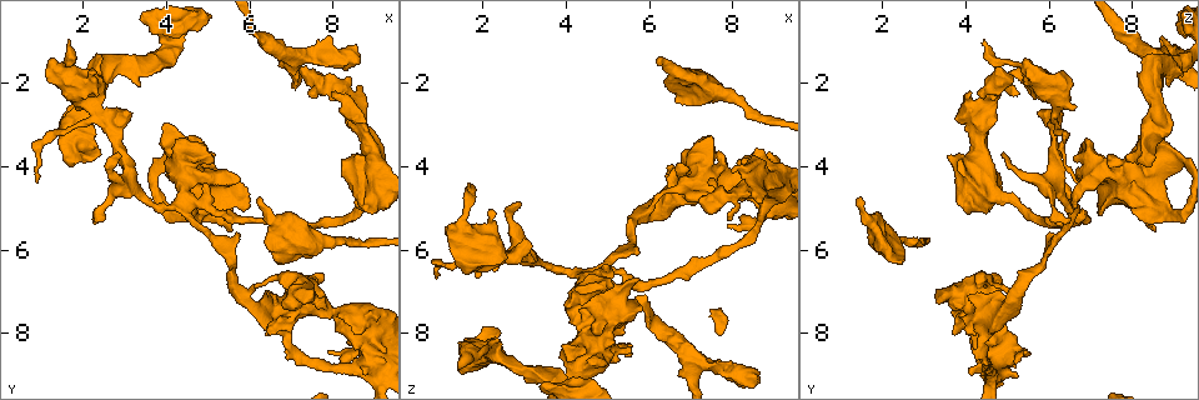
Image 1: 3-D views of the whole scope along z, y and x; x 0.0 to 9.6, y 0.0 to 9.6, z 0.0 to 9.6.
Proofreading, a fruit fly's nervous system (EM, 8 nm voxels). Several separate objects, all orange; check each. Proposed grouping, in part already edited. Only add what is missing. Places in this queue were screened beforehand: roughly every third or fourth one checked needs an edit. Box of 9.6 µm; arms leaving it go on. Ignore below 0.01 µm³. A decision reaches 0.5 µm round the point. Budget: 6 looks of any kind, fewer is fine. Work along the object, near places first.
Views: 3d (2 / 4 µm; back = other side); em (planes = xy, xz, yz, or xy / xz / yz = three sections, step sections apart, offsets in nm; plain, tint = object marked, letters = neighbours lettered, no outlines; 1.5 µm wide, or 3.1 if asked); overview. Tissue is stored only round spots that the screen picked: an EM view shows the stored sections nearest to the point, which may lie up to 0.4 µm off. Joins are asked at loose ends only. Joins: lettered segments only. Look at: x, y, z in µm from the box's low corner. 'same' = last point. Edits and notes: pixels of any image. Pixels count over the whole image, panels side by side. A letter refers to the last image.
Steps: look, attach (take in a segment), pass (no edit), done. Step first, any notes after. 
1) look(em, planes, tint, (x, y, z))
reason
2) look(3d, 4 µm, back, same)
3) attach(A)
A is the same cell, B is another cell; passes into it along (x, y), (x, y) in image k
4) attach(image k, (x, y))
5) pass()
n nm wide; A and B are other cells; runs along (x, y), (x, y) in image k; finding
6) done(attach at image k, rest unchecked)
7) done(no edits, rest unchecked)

look(em, yz, step 8, tint, (8.65, 2.75, 3.80))
branch stops here

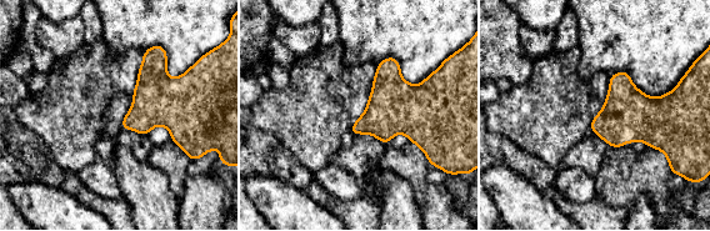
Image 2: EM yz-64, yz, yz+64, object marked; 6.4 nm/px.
look(em, planes, letters, same)

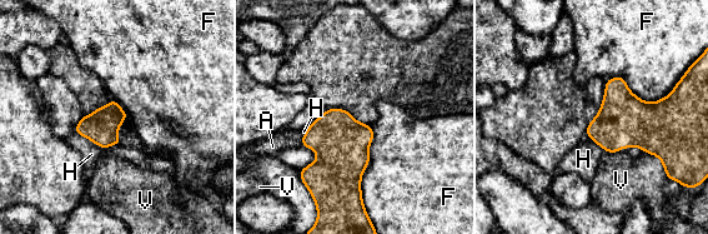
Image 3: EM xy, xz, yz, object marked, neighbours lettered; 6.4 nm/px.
pass()
A, F, H and V are other cells; border along (371, 125), (361, 202) in image 3; none of them fits

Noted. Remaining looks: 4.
look(em, yz, step 4, tint, (6.15, 4.75, 1.40))
free end

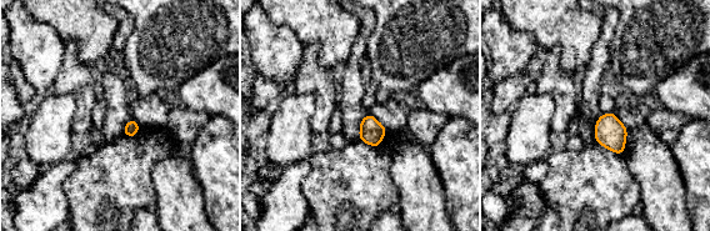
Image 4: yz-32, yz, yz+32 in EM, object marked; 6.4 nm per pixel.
look(em, planes, letters, same)
cut it another way

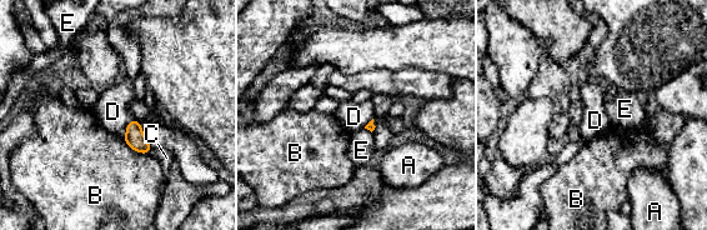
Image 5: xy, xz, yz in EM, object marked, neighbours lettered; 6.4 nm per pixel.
pass()
A, B, C, D and E are other cells; border along (133, 118), (126, 126), (124, 139) in image 5; none of them fits

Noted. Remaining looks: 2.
look(em, xz, step 8, letters, (2.45, 3.65, 8.05))
long arm stops here

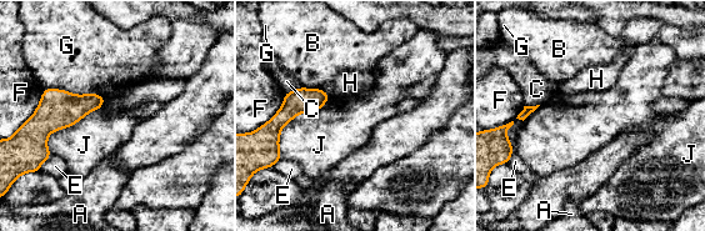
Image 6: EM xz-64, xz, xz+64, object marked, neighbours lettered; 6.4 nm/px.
pass()
A, B, C, E, F, G, H and J are other cells; border along (316, 111), (281, 129), (281, 157) in image 6; none of them fits

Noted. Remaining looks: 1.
done(no edits, rest unchecked)

